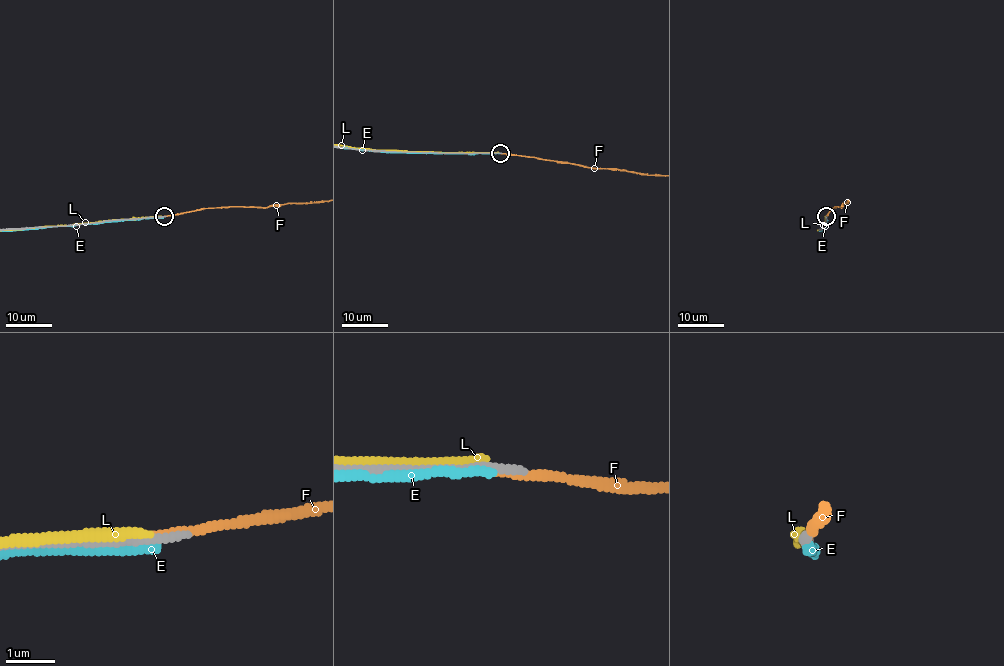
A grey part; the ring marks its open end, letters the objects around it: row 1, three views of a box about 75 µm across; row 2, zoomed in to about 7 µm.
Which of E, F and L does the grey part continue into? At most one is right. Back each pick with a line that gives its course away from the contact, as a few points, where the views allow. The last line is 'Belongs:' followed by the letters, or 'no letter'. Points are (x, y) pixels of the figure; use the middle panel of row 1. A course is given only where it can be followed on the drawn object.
Belongs: F

